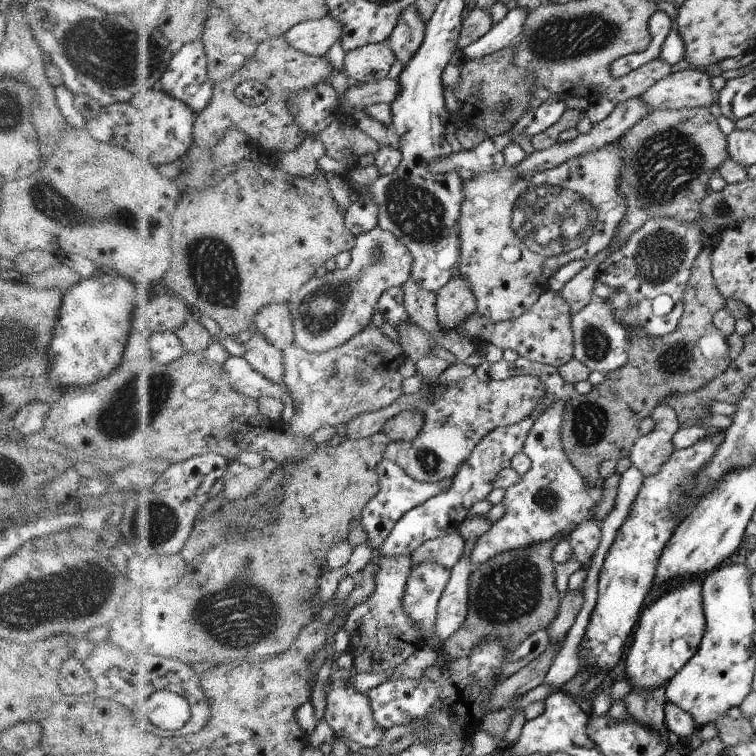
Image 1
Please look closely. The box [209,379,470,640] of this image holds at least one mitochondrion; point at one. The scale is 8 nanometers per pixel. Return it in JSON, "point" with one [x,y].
{"point":[428,460]}

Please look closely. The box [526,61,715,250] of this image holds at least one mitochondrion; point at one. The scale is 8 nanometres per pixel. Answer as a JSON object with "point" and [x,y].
{"point":[664,164]}

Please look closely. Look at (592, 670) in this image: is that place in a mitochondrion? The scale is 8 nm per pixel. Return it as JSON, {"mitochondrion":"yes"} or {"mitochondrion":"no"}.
{"mitochondrion":"no"}

